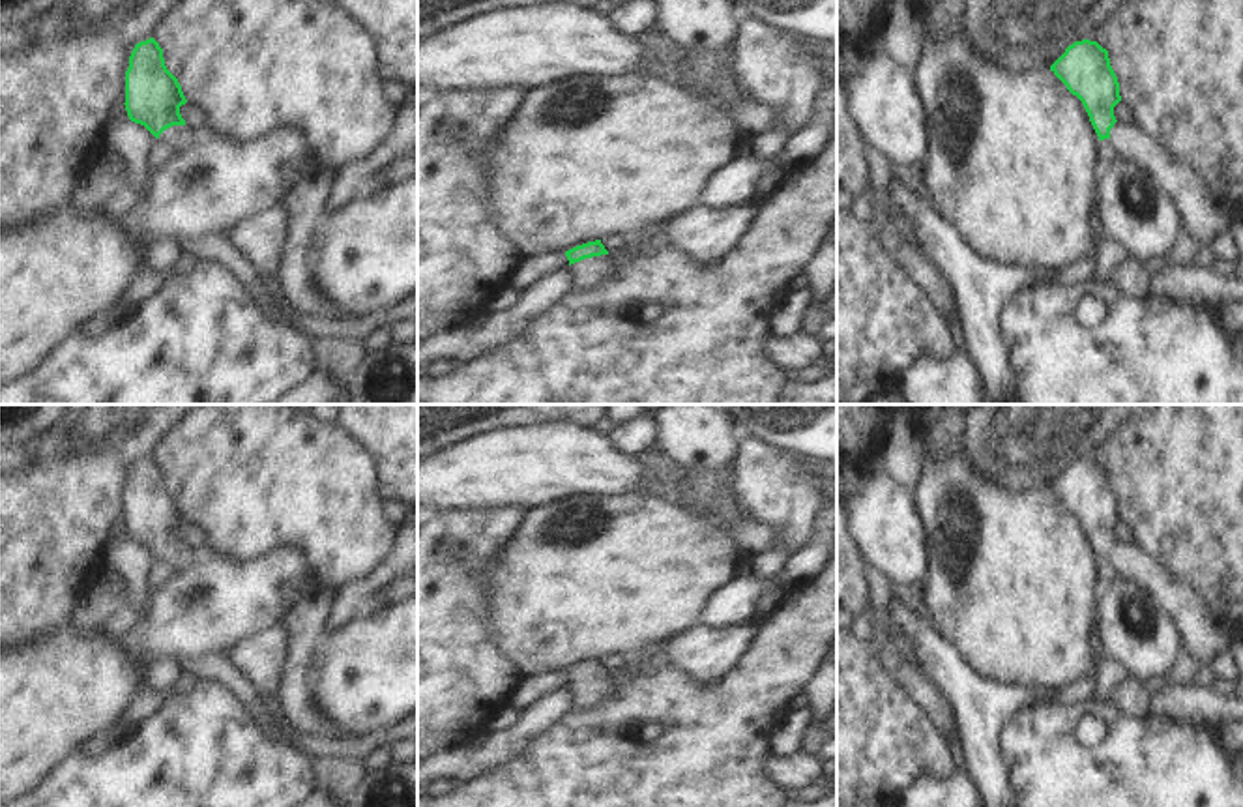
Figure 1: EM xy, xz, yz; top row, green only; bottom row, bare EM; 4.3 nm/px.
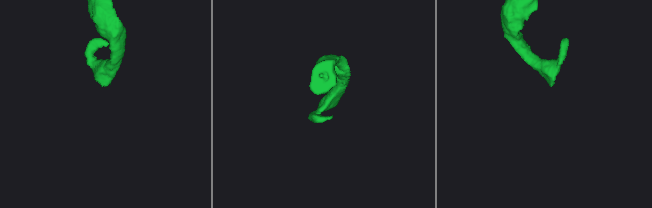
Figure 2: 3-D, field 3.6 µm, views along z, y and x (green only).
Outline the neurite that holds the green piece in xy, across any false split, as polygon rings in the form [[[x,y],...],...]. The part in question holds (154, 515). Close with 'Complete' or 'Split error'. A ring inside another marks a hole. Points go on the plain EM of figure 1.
[[[154,457],[137,462],[125,491],[124,524],[129,539],[144,545],[155,560],[170,564],[176,573],[183,573],[202,558],[180,534],[185,522],[178,498],[165,485],[159,462]]]. Split error

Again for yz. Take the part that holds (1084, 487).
[[[1075,461],[1050,485],[1050,491],[1076,515],[1099,560],[1108,558],[1119,580],[1148,590],[1177,624],[1183,648],[1200,667],[1209,667],[1217,652],[1230,648],[1226,627],[1209,605],[1179,582],[1146,549],[1119,543],[1114,526],[1121,521],[1119,502],[1110,485],[1108,470],[1097,461]]]. Split error

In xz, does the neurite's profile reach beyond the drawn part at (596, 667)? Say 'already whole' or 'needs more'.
needs more

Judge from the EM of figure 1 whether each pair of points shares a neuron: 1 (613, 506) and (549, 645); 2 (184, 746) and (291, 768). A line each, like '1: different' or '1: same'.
1: same
2: same

